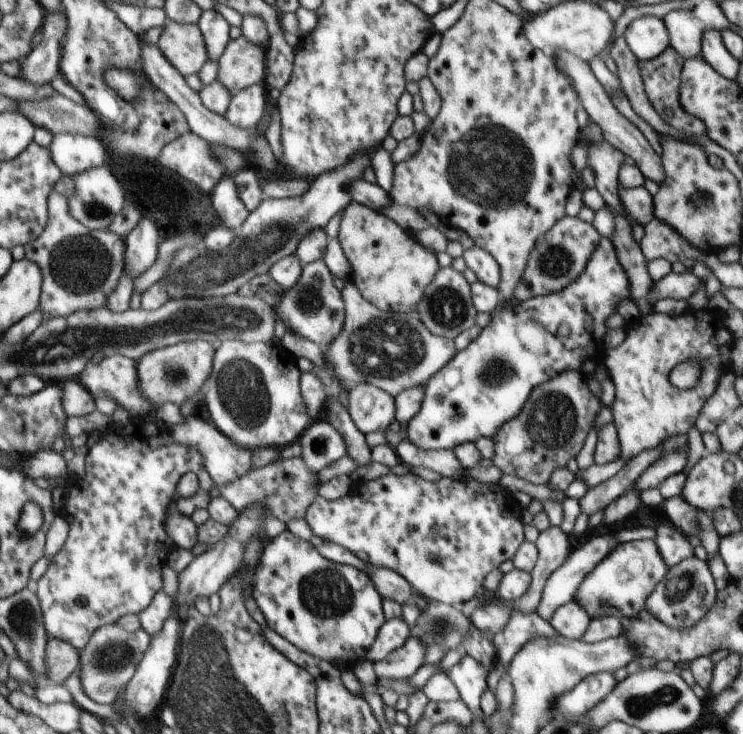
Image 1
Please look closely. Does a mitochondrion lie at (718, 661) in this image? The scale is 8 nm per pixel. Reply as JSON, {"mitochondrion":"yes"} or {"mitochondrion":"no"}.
{"mitochondrion":"no"}

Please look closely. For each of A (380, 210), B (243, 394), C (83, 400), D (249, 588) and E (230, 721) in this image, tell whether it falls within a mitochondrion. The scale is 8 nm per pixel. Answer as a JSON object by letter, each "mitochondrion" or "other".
{"A":"other","B":"mitochondrion","C":"other","D":"other","E":"mitochondrion"}

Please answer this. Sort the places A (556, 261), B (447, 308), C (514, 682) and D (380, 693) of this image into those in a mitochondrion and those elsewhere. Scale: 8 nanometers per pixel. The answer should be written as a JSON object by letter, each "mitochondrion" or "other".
{"A":"mitochondrion","B":"mitochondrion","C":"other","D":"other"}

